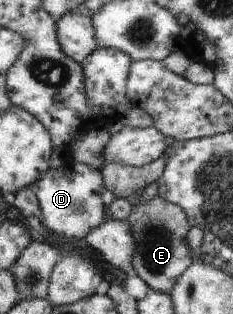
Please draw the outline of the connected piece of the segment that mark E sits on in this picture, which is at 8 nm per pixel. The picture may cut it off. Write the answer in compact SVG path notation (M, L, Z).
M157 194L144 202L130 204L130 214L124 222L130 228L134 244L130 269L148 288L170 295L170 288L174 286L178 276L193 262L192 251L185 241L189 230L186 214L178 206L162 200L162 196Z

